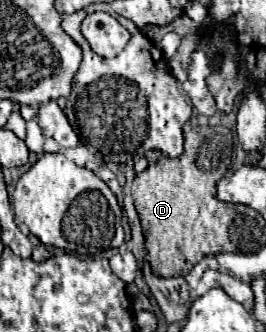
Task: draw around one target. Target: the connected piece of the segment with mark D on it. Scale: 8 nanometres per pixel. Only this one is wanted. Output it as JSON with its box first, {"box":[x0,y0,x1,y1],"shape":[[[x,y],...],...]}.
{"box":[132,125,236,277],"shape":[[[222,125],[192,127],[184,135],[184,151],[190,153],[150,163],[146,171],[136,175],[132,187],[146,249],[152,257],[150,265],[158,277],[186,275],[202,257],[222,253],[228,247],[228,227],[236,215],[234,203],[216,199],[216,185],[224,177],[228,159],[232,157],[230,129]]]}

